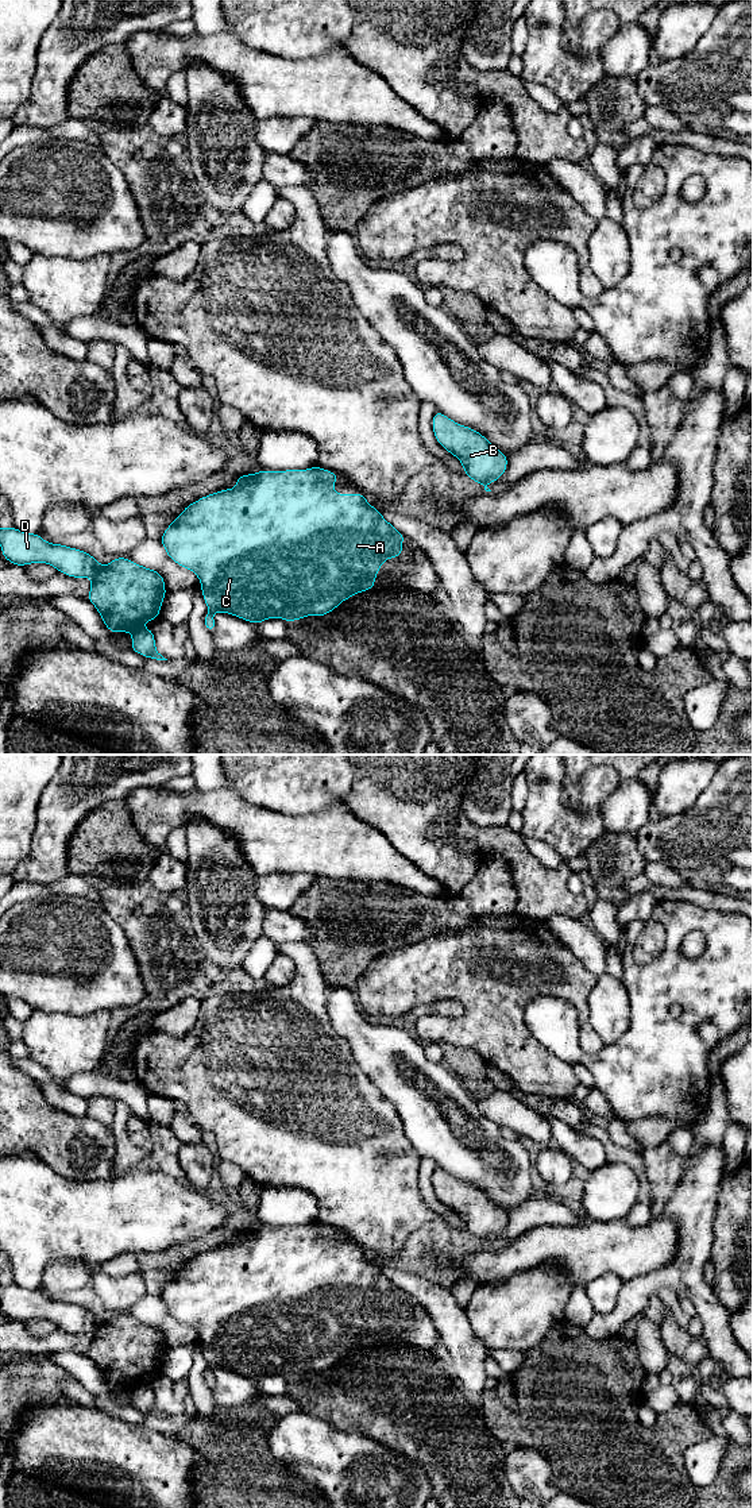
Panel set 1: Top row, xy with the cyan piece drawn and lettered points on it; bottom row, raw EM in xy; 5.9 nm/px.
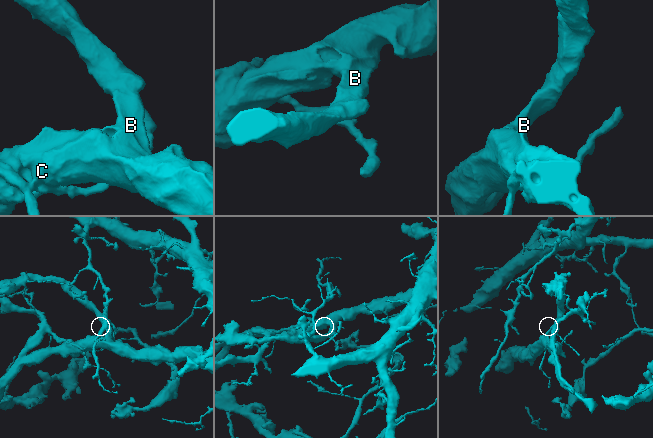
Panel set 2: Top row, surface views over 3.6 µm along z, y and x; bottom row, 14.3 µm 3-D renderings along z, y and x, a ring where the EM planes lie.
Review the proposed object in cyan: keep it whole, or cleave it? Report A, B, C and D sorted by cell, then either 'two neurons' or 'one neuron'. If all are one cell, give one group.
A B C / D | two neurons

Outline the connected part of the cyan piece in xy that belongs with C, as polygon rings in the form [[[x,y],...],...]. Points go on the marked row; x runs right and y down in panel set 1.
[[[317,466],[239,475],[235,489],[224,489],[186,505],[159,541],[173,562],[198,576],[211,613],[228,613],[255,625],[277,617],[286,622],[306,616],[323,617],[352,595],[374,589],[378,568],[389,558],[402,556],[406,537],[367,502],[363,493],[335,493],[337,478],[336,473]]]

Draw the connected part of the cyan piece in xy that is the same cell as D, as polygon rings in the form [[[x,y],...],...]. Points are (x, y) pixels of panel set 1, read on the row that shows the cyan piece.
[[[11,525],[0,529],[1,555],[15,566],[31,563],[51,564],[57,571],[72,578],[90,578],[94,583],[103,570],[96,558],[85,551],[51,544],[38,533],[26,533]]]

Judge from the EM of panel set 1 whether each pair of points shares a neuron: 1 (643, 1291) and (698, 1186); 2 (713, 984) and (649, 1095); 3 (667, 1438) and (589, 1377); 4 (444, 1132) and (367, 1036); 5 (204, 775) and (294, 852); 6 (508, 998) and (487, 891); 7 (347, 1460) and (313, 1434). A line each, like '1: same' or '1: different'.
1: same
2: same
3: same
4: same
5: different
6: different
7: same

